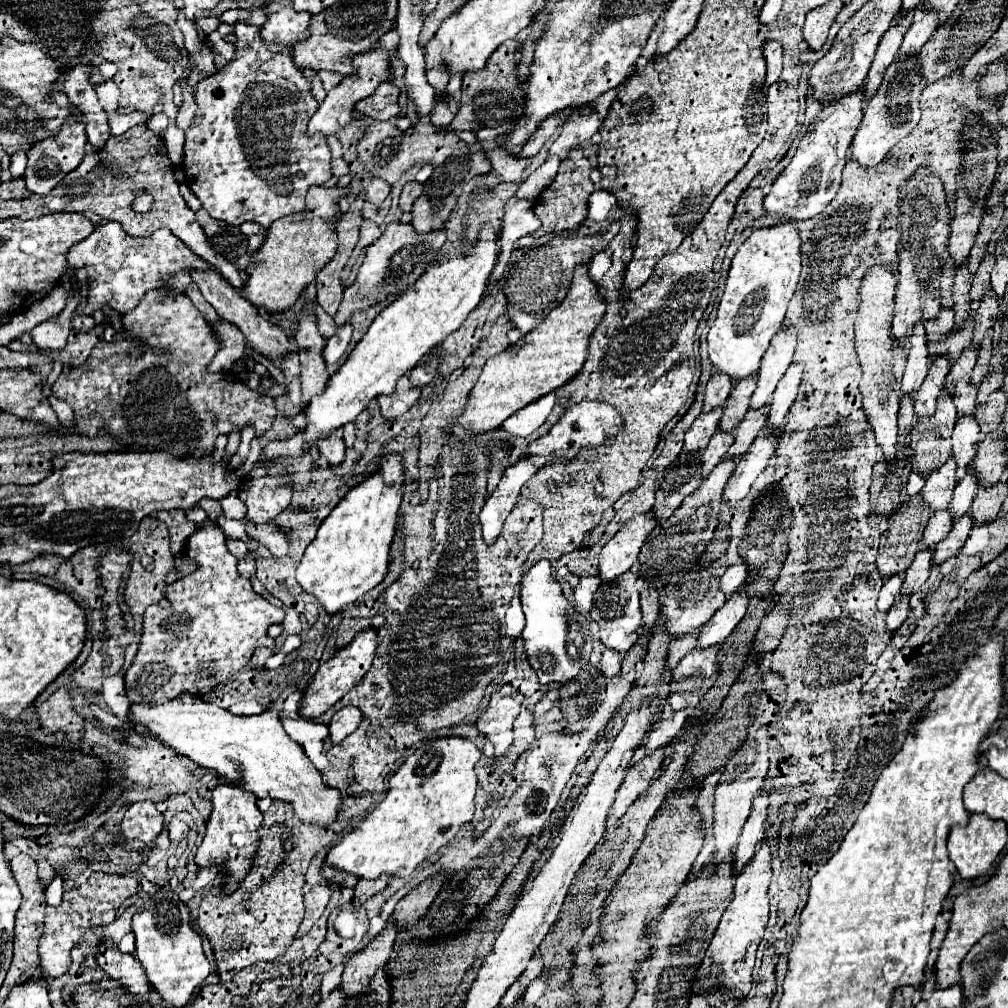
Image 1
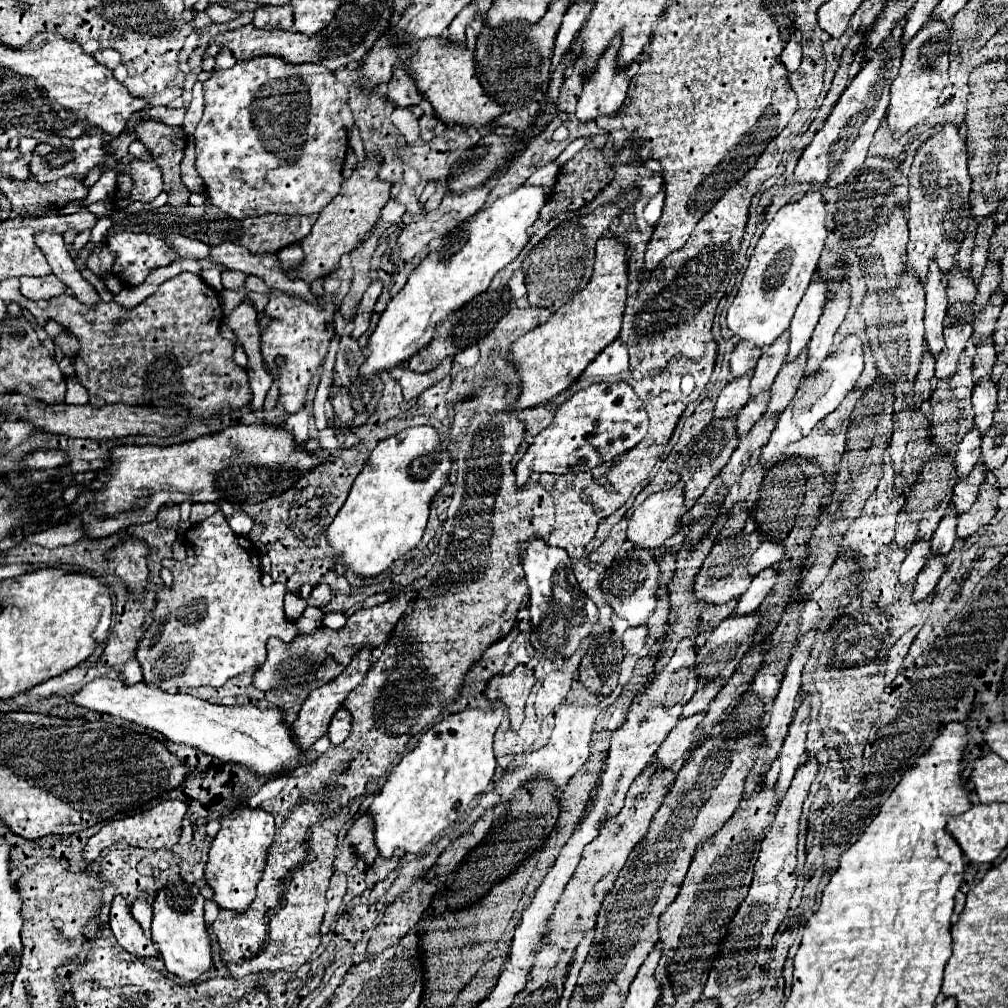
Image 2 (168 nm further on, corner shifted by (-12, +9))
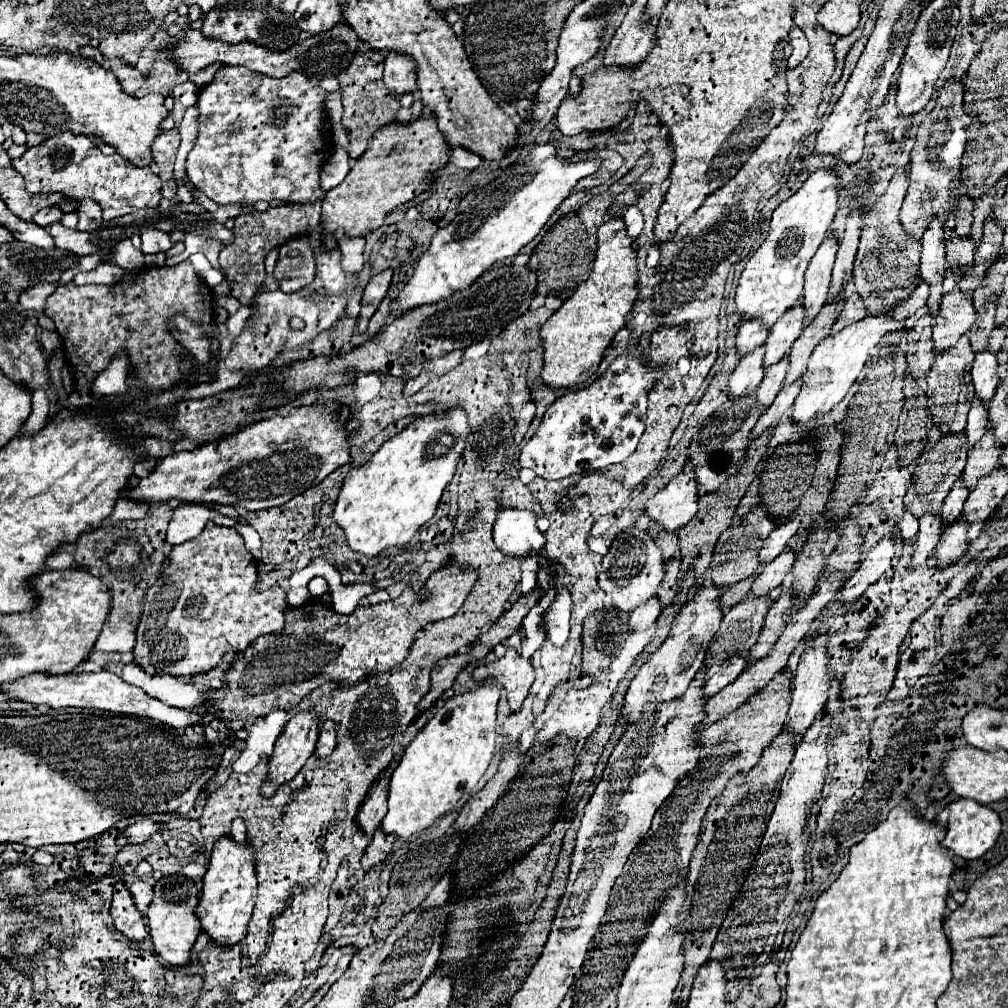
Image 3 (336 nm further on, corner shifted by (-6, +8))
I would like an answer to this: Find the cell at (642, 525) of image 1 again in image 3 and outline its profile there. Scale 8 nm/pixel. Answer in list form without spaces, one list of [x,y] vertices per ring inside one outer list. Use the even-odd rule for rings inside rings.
[[[684,470],[670,480],[670,484],[648,500],[646,514],[674,532],[688,524],[698,510],[698,482],[694,470]]]

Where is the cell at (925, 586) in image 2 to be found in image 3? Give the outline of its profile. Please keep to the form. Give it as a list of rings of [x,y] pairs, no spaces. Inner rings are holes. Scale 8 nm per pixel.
[[[956,518],[952,524],[948,524],[942,532],[942,538],[936,546],[936,558],[938,566],[946,568],[952,564],[952,560],[958,560],[968,550],[968,522],[966,518]]]

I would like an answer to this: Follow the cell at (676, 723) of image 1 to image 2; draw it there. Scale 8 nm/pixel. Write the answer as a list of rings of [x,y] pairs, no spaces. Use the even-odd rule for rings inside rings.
[[[708,683],[708,685],[704,685],[702,689],[698,689],[698,691],[694,693],[692,701],[688,701],[688,705],[684,705],[684,713],[682,713],[680,719],[692,717],[692,715],[696,715],[696,713],[702,713],[702,711],[708,707],[708,703],[718,695],[720,687],[722,687],[722,683]]]

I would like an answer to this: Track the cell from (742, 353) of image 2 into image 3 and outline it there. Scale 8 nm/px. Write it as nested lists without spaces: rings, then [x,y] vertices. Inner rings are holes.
[[[744,322],[740,326],[740,330],[738,330],[738,336],[736,336],[738,354],[746,356],[754,348],[762,346],[766,342],[766,338],[768,338],[768,332],[770,332],[770,328],[762,326],[762,322]]]

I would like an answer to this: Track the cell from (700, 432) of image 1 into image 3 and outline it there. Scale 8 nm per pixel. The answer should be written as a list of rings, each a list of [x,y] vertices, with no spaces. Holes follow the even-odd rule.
[[[760,346],[758,350],[754,350],[748,356],[742,356],[740,364],[736,366],[736,370],[730,376],[730,384],[728,384],[730,398],[750,396],[756,392],[756,388],[760,386],[760,382],[764,378],[762,358],[764,358],[764,346]]]

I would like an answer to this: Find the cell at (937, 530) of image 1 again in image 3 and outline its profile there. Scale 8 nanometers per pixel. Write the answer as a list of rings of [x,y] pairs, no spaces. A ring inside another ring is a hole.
[[[988,428],[986,434],[978,440],[978,446],[972,446],[968,452],[968,462],[962,478],[970,490],[974,490],[976,482],[982,476],[988,476],[992,470],[998,468],[1000,454],[1002,454],[1002,446],[994,442],[994,434],[990,434],[990,428]]]

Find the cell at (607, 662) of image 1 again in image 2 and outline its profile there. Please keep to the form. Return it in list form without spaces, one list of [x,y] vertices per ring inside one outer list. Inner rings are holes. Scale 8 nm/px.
[[[646,625],[626,629],[626,633],[624,633],[624,637],[622,637],[622,645],[624,645],[626,653],[632,653],[632,657],[636,659],[633,655],[644,647],[644,643],[646,643]]]

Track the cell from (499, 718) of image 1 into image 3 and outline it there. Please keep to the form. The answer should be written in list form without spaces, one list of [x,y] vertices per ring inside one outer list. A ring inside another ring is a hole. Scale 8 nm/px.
[[[508,648],[502,658],[486,666],[478,666],[474,670],[474,678],[476,682],[492,678],[496,684],[502,684],[508,692],[508,704],[512,712],[518,712],[534,682],[534,668],[530,660],[522,660],[514,648]]]

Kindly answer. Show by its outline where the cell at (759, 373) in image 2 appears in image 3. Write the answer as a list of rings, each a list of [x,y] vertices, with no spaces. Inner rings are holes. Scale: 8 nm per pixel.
[[[798,300],[790,310],[786,310],[782,318],[778,318],[778,322],[770,328],[770,336],[764,344],[766,346],[764,368],[768,368],[770,364],[786,356],[786,350],[790,350],[790,346],[794,344],[794,340],[800,336],[804,328],[804,318],[806,316],[802,310],[802,300]]]

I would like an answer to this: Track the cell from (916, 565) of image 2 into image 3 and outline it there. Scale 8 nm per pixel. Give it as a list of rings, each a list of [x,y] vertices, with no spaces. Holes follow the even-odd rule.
[[[924,514],[920,518],[920,532],[918,532],[918,544],[916,544],[916,552],[912,556],[914,566],[920,566],[936,548],[940,536],[944,530],[944,522],[940,518],[940,514]]]

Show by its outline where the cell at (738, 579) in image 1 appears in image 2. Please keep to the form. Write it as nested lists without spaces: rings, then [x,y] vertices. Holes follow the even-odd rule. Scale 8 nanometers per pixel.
[[[764,541],[764,543],[752,553],[750,563],[748,563],[746,569],[748,569],[748,573],[756,575],[756,573],[760,573],[760,571],[766,569],[766,567],[774,567],[774,565],[782,559],[782,555],[784,555],[782,545],[778,545],[778,543],[770,543],[770,541]]]

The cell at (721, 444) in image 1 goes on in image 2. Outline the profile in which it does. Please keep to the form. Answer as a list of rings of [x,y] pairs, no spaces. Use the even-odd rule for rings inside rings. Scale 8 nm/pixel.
[[[768,391],[760,393],[758,397],[752,397],[748,401],[748,405],[744,405],[744,409],[736,415],[736,433],[738,437],[742,437],[748,429],[752,429],[752,425],[762,417],[764,409],[768,403]]]

